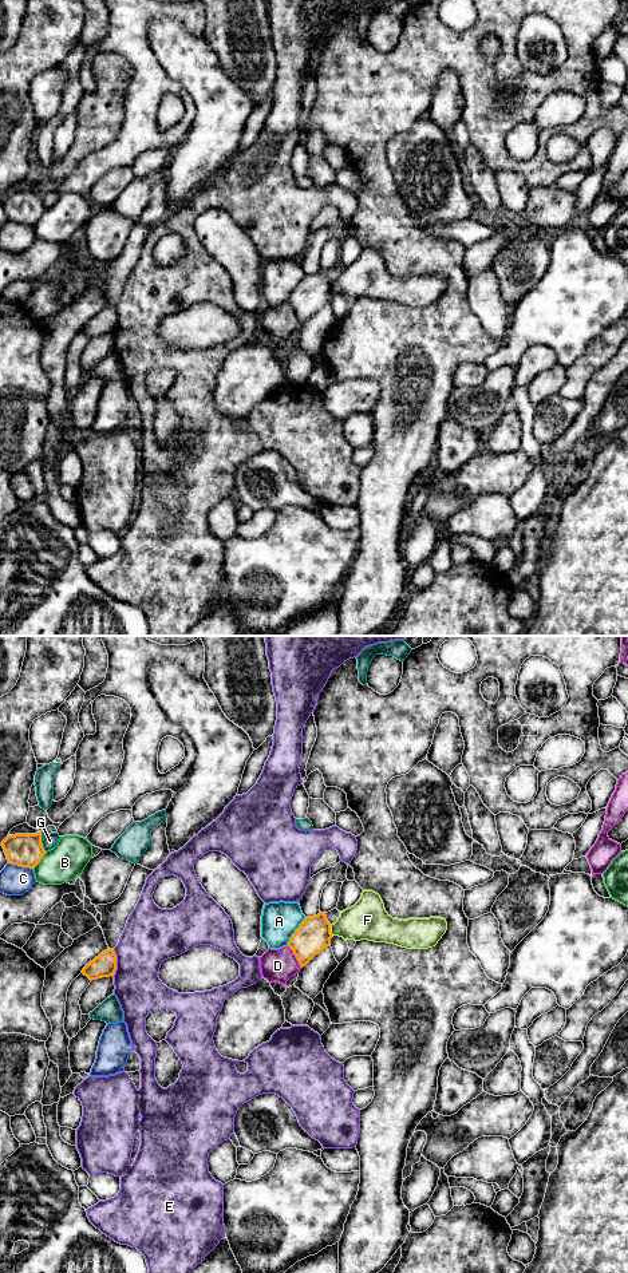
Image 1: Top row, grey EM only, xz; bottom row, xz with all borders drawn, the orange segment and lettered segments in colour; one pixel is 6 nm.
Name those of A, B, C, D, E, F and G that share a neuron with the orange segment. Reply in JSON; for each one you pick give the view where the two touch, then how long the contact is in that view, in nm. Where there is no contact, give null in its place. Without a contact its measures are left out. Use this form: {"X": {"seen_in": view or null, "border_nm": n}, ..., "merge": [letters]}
{"merge": []}

